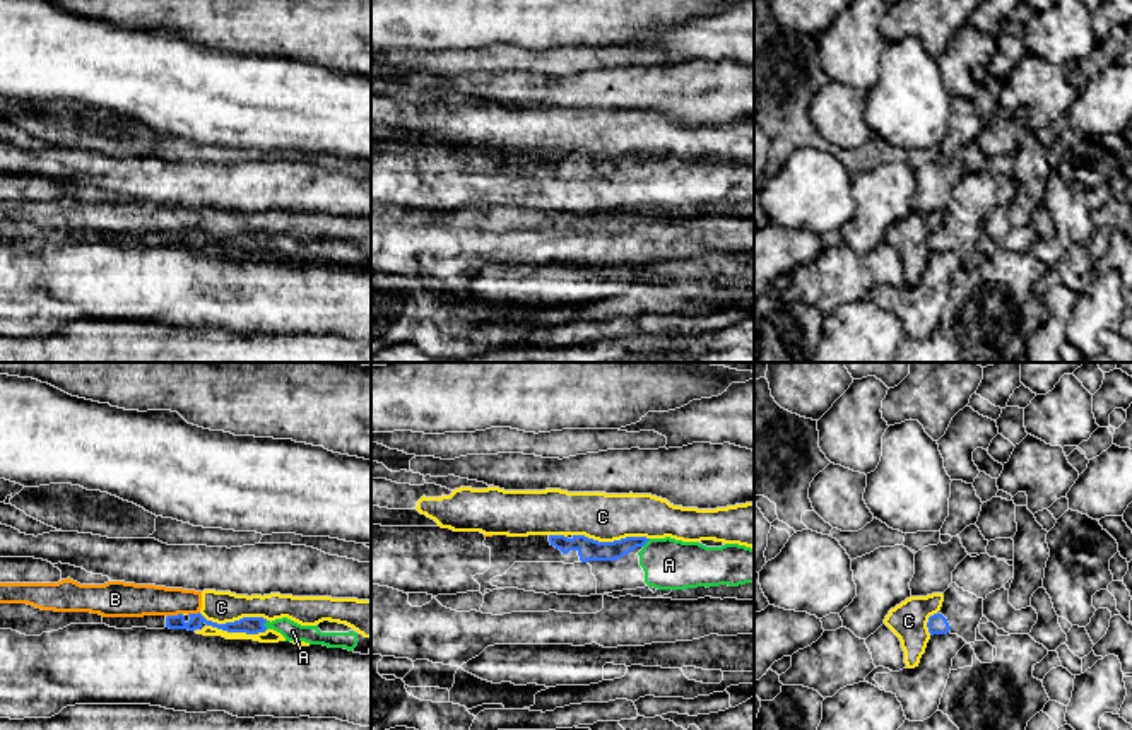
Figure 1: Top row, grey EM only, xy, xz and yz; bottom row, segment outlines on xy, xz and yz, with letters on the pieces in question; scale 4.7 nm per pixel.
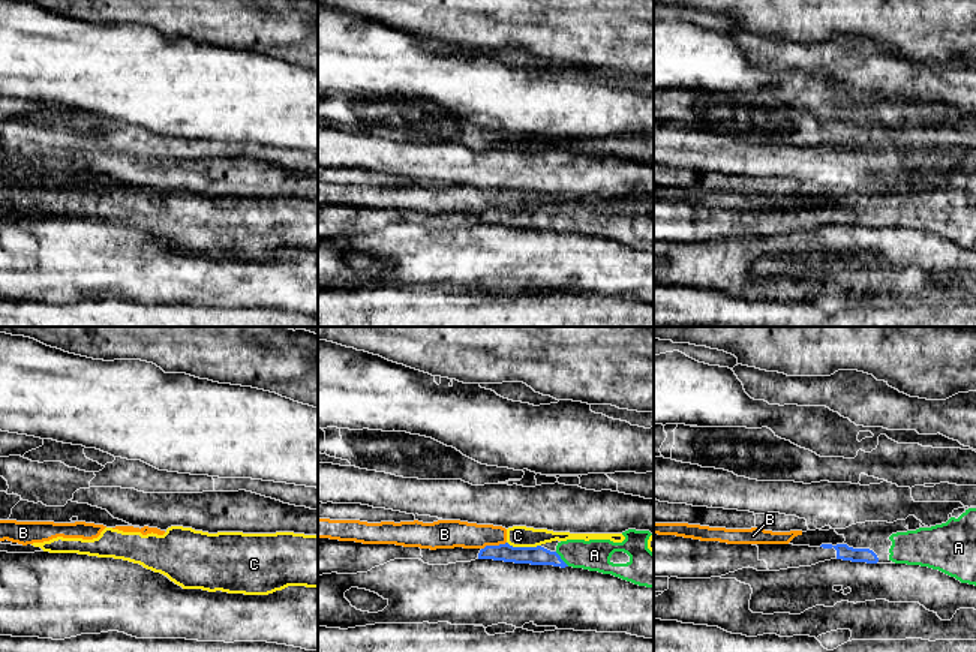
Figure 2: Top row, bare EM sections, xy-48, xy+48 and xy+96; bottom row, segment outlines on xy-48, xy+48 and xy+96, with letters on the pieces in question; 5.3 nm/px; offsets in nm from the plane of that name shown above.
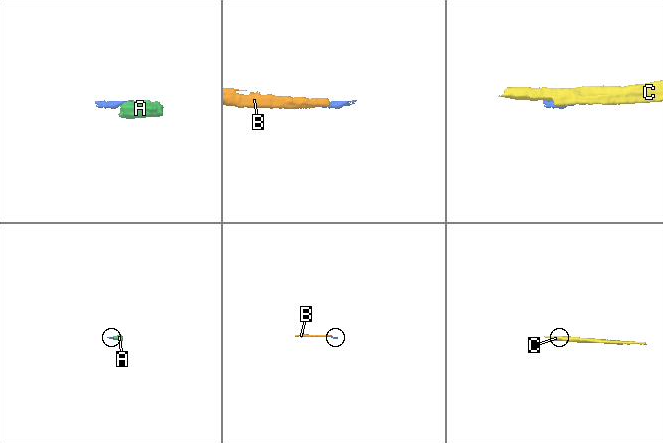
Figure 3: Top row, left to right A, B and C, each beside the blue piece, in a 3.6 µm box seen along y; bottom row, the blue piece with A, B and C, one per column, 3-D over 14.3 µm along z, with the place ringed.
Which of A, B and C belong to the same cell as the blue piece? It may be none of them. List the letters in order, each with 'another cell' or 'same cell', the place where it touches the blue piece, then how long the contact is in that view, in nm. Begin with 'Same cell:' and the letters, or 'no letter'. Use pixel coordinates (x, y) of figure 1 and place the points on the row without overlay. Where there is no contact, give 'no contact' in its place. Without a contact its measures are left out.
Same cell: A
A: same cell | xy (264, 240) | 40 nm
B: another cell | xy (173, 233) | 80 nm
C: another cell | xy (231, 248) | 340 nm

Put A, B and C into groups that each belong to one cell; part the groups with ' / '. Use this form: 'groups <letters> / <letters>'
groups A / B C

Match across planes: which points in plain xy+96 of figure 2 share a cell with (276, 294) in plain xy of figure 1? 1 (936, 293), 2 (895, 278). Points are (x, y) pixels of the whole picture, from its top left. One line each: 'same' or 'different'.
1: different
2: different

